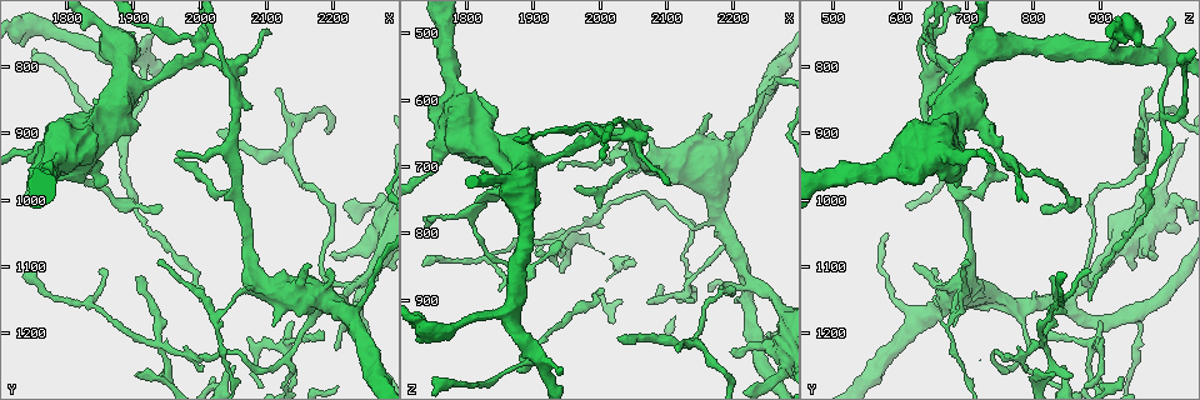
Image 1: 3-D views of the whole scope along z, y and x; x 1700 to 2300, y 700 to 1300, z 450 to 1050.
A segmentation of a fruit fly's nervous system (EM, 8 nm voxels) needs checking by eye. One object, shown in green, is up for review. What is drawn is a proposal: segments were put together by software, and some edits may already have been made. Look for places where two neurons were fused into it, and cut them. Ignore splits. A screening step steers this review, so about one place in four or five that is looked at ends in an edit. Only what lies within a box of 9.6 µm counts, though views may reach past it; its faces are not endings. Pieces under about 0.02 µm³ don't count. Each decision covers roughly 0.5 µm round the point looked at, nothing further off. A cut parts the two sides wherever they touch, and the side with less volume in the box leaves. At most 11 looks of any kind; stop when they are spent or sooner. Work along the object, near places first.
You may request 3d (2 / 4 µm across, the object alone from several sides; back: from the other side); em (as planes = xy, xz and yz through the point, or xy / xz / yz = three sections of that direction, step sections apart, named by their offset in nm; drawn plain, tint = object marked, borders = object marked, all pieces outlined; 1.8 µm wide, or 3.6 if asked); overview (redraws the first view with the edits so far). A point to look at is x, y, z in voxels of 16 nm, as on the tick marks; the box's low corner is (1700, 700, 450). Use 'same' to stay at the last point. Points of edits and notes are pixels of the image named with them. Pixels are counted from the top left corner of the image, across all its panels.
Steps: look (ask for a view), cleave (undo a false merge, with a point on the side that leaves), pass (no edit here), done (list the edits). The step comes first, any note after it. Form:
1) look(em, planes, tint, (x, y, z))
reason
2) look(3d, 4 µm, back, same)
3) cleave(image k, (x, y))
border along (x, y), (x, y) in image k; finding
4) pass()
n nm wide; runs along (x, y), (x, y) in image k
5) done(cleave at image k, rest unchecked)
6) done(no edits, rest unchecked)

look(em, 3.6 µm, planes, tint, (2215, 1155, 845))
sharp bend

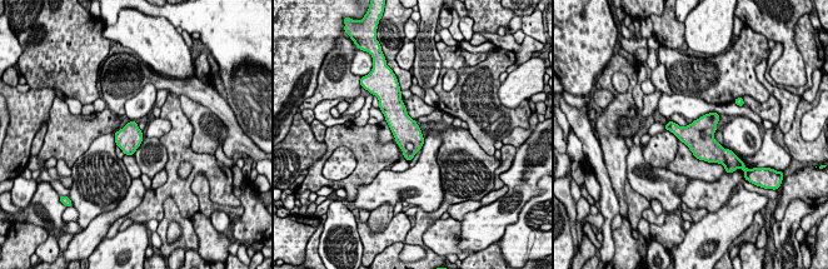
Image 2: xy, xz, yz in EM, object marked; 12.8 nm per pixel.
pass()
continuous, no second neuron

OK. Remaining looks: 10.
look(em, 3.6 µm, planes, tint, (2275, 1035, 980))
small branch off a trunk

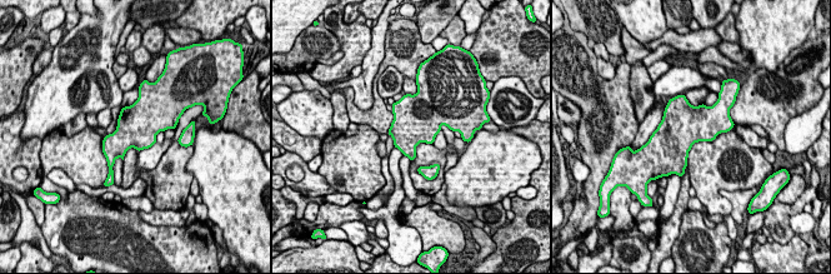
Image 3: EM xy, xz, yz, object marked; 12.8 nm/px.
pass()
all the same neuron

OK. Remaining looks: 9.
look(em, planes, plain, (1940, 1215, 810))
looks like a crossing

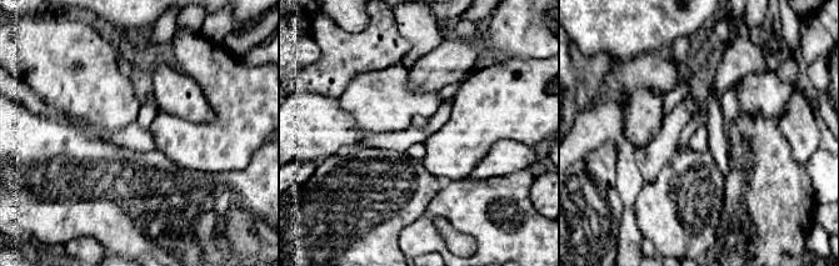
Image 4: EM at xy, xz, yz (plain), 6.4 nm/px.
look(em, planes, tint, same)

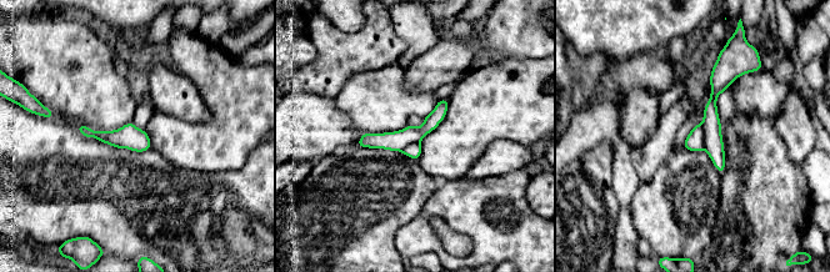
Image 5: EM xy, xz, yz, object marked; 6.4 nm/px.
cleave(image 5, (714, 145))
two neurons meet here

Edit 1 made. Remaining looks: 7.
look(em, xz, step 16, tint, (2050, 800, 655))
a fork

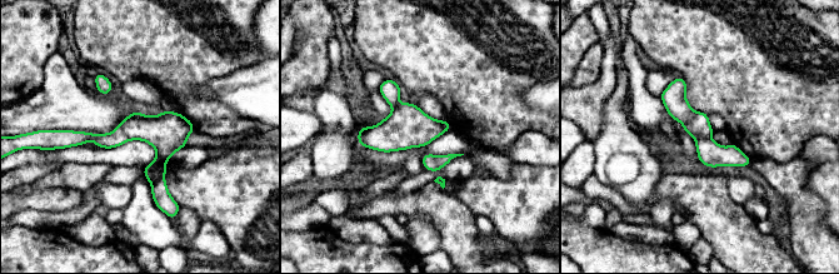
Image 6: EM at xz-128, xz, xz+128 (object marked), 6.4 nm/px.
look(em, planes, tint, same)

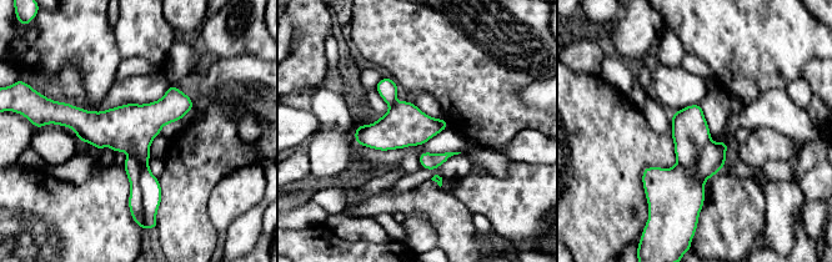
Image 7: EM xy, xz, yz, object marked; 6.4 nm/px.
cleave(image 7, (133, 169))
the part that leaves runs along (129, 160), (139, 207) in image 7; a second neuron is stuck on

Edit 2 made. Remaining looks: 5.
done(cleave at image 5, cleave at image 7, rest unchecked)

